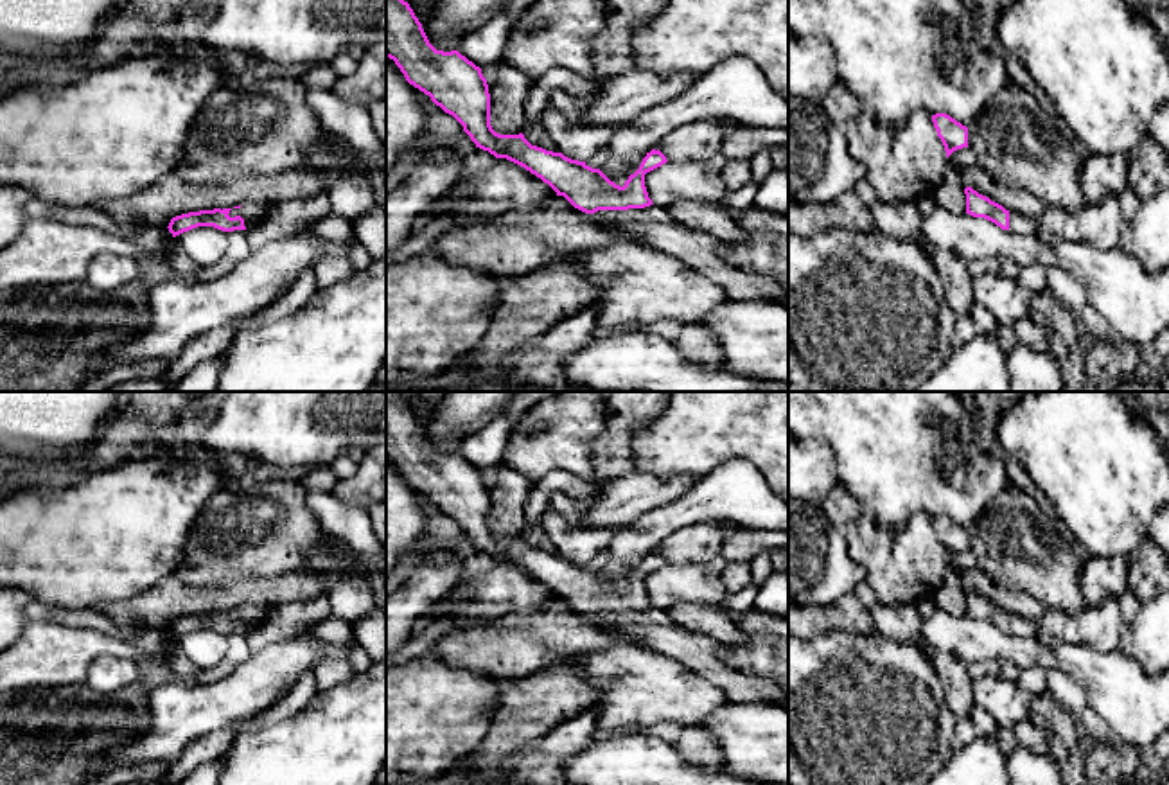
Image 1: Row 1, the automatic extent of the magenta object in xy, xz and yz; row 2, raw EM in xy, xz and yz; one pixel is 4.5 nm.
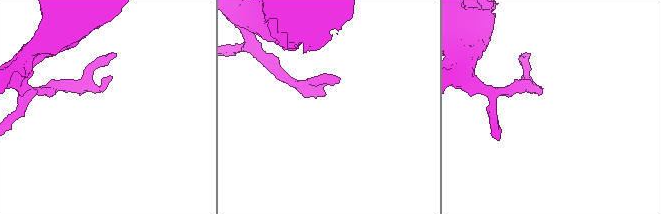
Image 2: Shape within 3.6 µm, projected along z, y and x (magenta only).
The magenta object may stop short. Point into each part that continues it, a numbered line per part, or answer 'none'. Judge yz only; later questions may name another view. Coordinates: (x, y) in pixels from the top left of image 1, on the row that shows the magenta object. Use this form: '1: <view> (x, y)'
1: yz (1020, 225)

